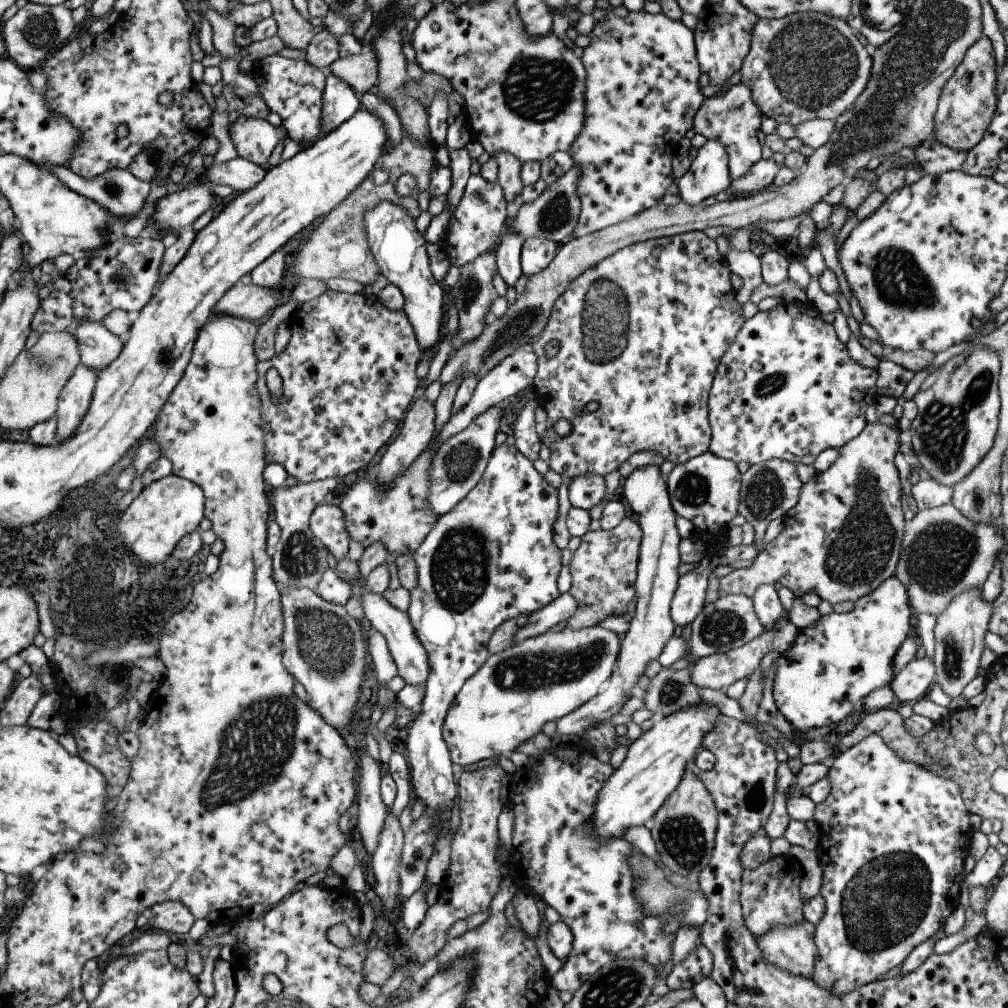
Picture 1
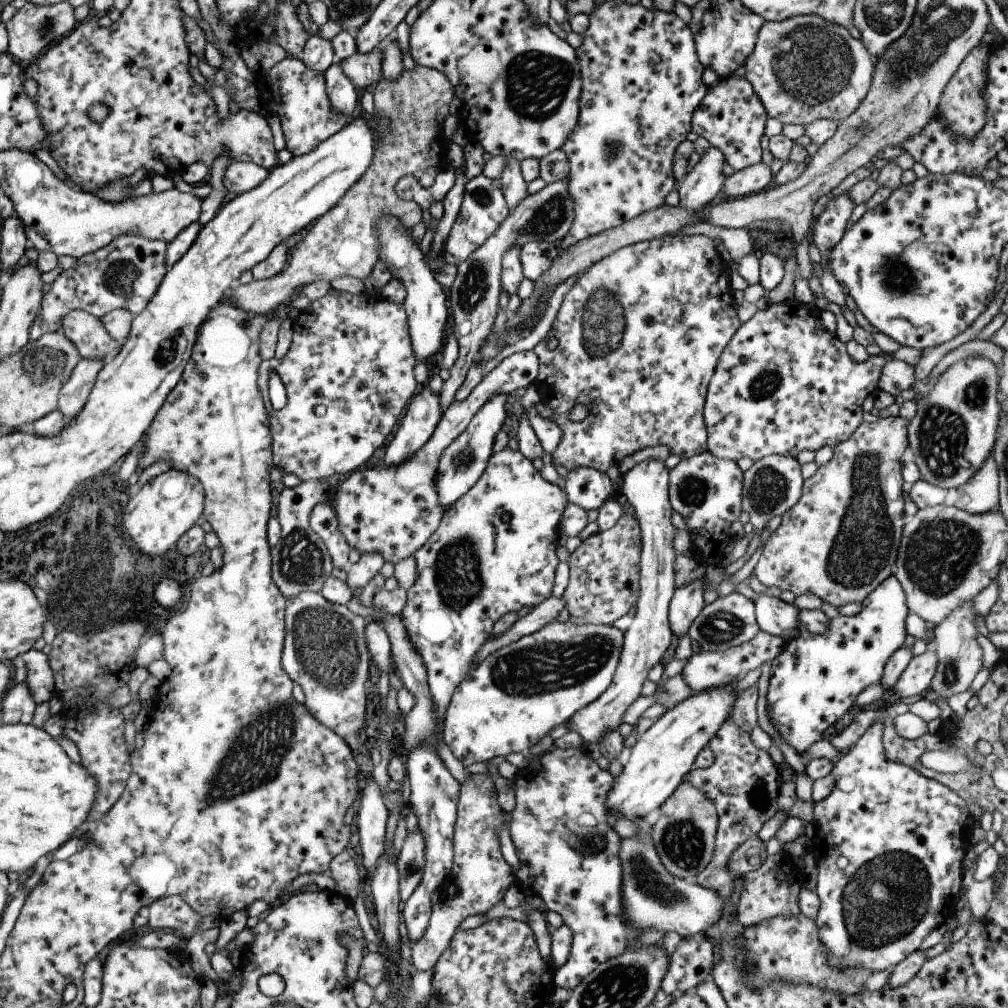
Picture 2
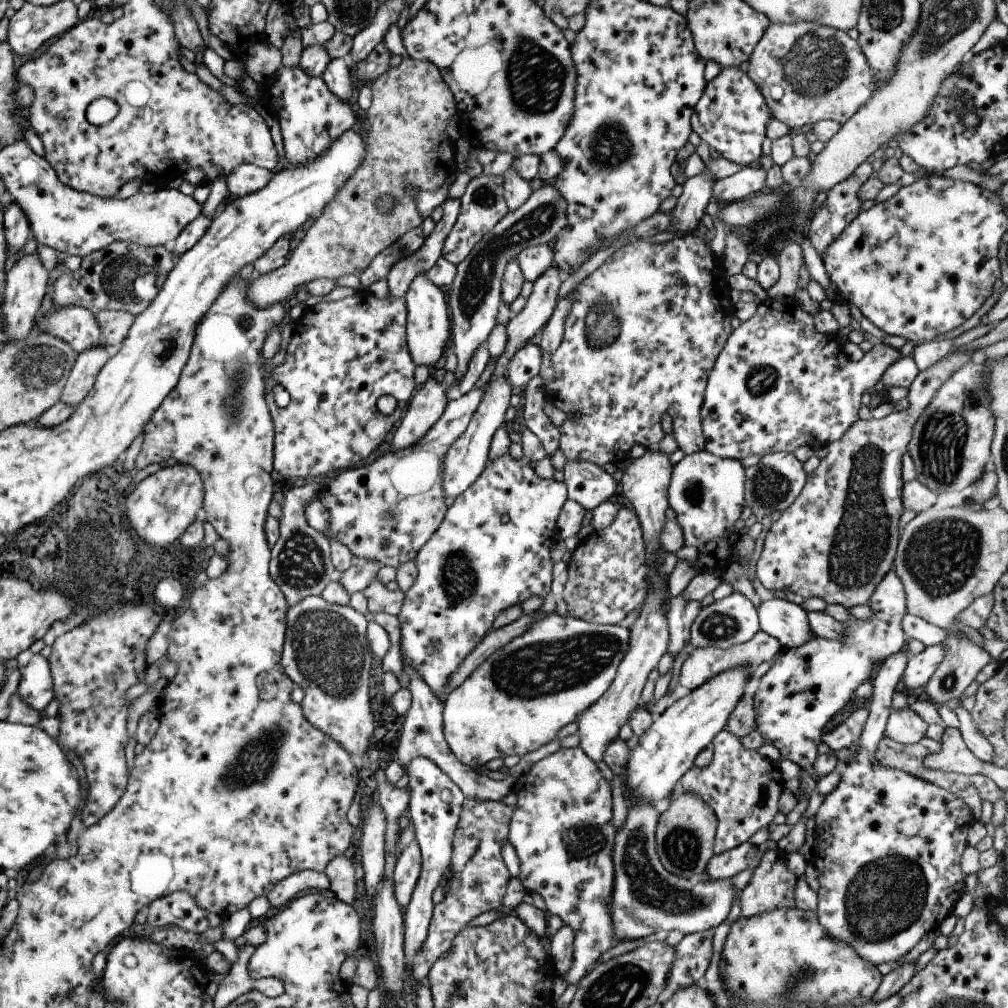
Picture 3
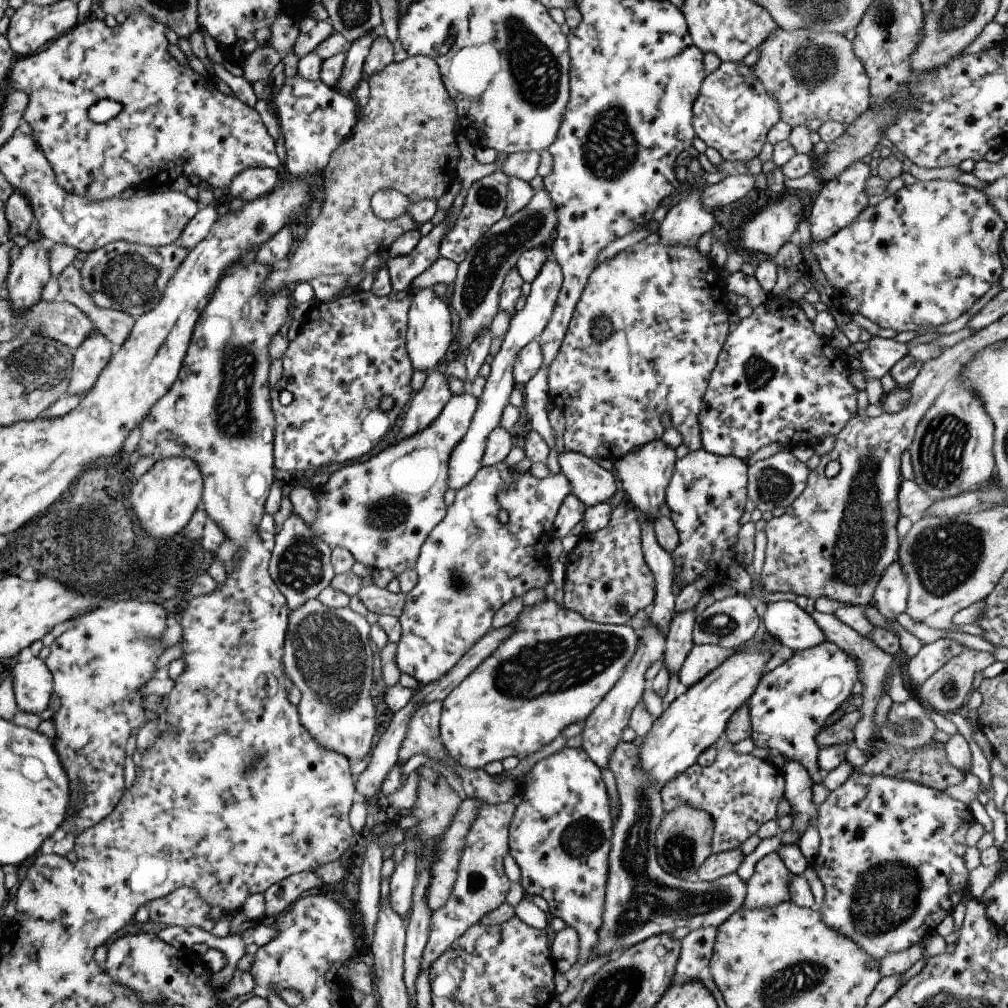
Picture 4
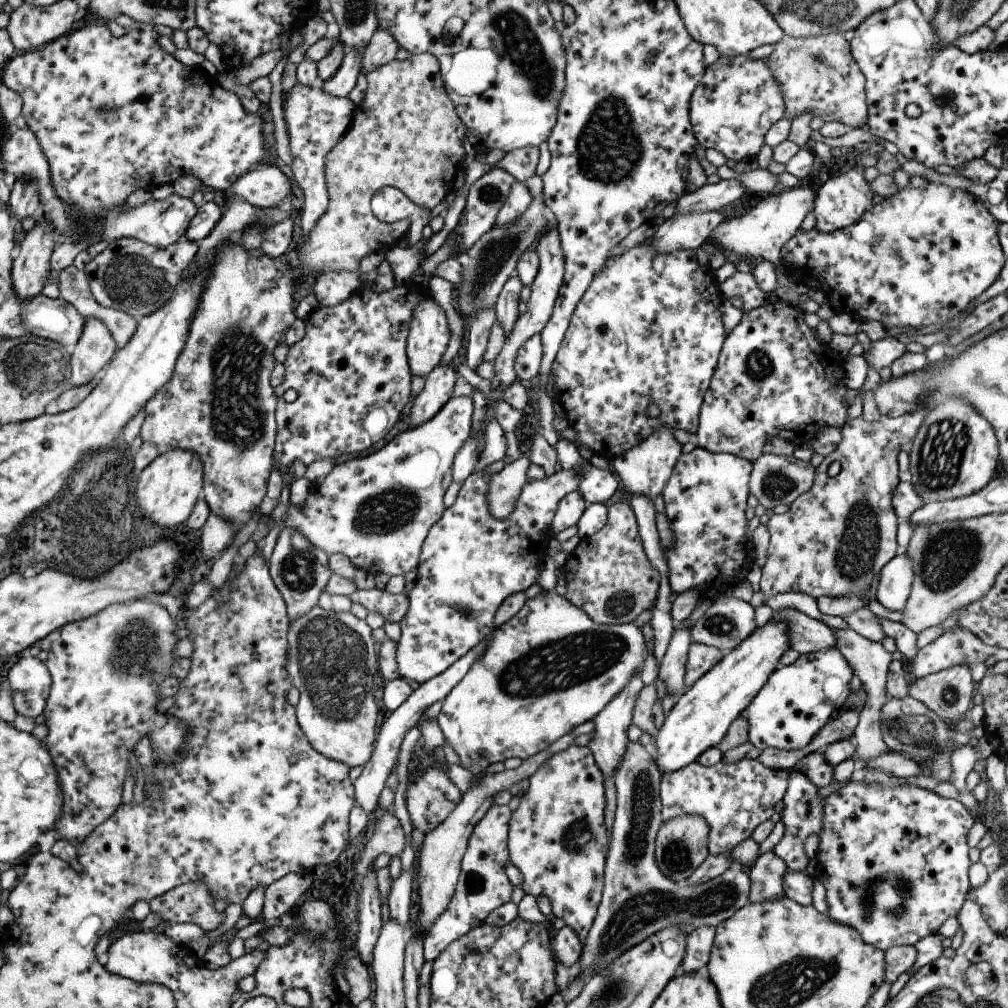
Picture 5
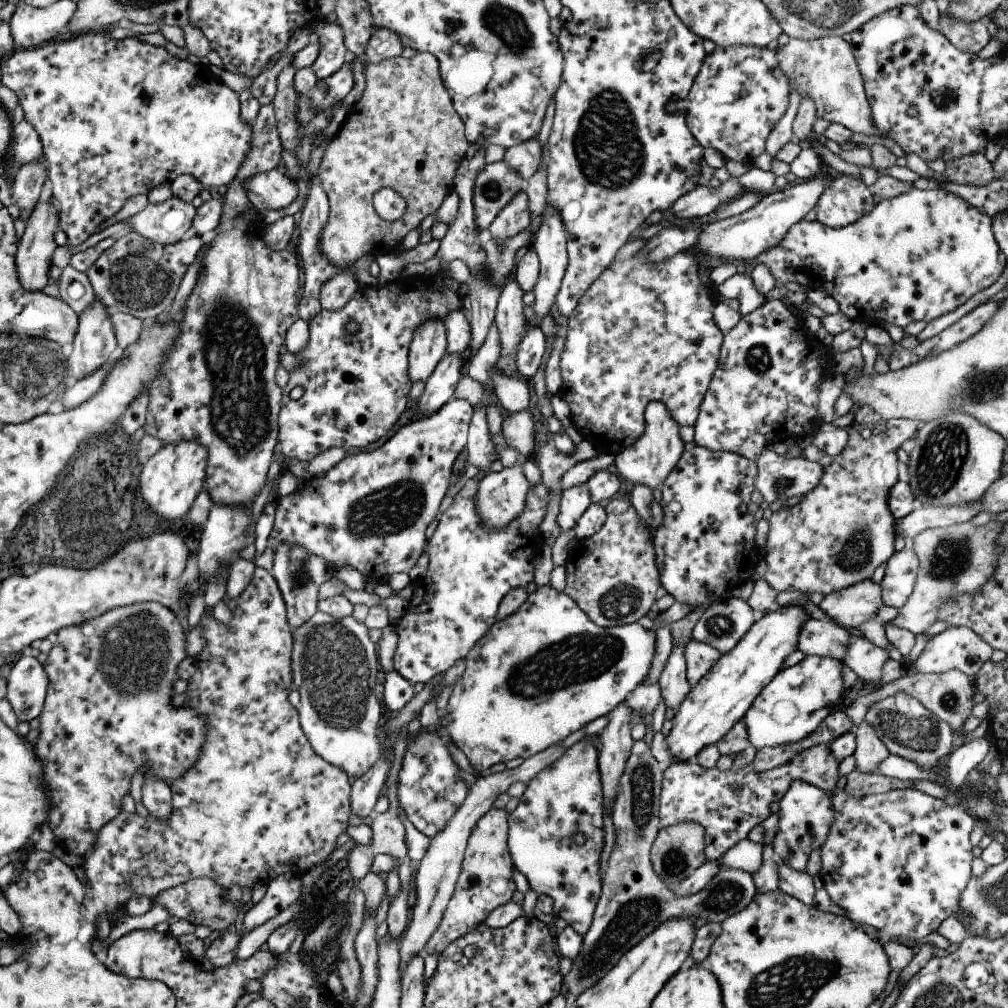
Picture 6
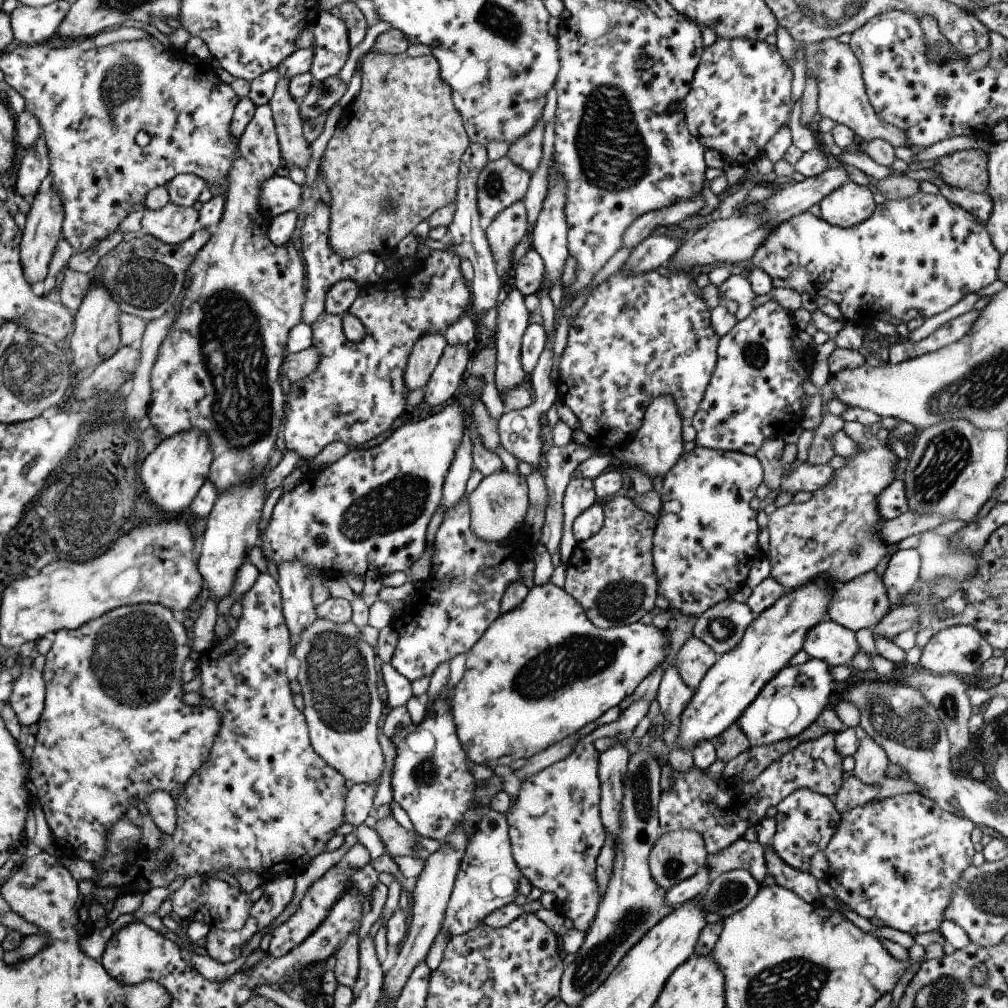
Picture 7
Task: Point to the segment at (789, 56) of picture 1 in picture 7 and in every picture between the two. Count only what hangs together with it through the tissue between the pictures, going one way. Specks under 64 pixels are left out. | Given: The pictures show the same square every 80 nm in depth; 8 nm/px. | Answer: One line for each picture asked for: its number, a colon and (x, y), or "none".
2: (803, 68)
3: (806, 72)
4: (811, 74)
5: (817, 74)
6: (824, 69)
7: (841, 97)

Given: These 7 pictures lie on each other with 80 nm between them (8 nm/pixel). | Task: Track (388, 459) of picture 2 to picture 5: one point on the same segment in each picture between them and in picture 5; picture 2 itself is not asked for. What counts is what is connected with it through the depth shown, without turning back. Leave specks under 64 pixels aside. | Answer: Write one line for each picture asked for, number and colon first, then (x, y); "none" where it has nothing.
3: (427, 402)
4: (427, 402)
5: (437, 389)

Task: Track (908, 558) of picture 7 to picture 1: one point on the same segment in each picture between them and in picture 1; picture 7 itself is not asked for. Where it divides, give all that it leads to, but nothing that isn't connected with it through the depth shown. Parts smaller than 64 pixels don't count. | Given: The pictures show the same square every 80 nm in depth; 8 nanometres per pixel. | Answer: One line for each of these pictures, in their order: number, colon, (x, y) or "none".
1: (830, 666)
2: (813, 680)
3: (796, 697)
4: (889, 596)
5: (895, 578)
6: (896, 585)

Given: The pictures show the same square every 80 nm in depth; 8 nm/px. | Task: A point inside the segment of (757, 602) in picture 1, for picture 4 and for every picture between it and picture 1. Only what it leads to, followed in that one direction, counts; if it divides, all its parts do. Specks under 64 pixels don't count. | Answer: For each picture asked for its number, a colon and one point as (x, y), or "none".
2: (775, 617)
3: (786, 621)
4: (791, 626)

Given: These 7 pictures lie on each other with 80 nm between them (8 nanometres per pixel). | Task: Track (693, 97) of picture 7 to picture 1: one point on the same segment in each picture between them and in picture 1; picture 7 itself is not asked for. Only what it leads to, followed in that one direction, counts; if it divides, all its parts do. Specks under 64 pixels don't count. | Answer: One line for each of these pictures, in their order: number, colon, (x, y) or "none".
1: (730, 117)
2: (731, 118)
3: (731, 115)
4: (732, 112)
5: (737, 99)
6: (738, 94)

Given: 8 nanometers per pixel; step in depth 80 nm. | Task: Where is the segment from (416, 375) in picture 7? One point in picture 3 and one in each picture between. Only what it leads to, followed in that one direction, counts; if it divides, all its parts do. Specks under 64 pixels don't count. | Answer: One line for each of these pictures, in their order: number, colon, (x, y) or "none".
3: (428, 323)
4: (428, 334)
5: (428, 335)
6: (428, 344)

